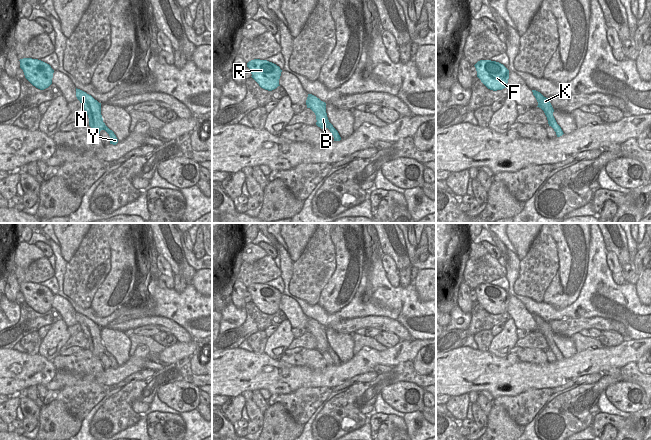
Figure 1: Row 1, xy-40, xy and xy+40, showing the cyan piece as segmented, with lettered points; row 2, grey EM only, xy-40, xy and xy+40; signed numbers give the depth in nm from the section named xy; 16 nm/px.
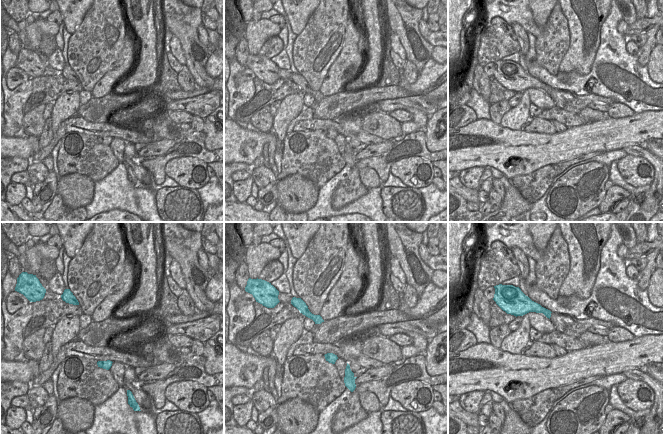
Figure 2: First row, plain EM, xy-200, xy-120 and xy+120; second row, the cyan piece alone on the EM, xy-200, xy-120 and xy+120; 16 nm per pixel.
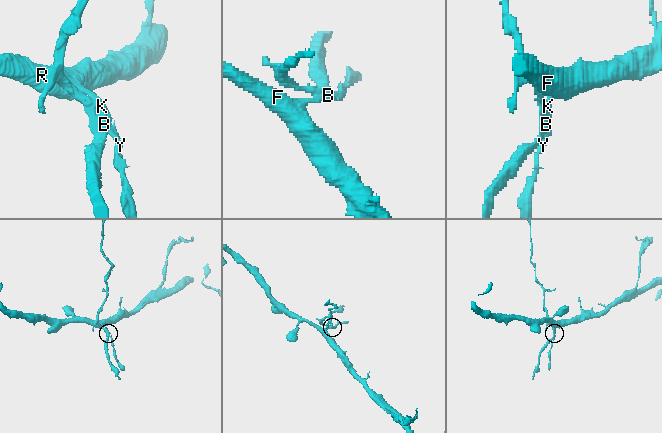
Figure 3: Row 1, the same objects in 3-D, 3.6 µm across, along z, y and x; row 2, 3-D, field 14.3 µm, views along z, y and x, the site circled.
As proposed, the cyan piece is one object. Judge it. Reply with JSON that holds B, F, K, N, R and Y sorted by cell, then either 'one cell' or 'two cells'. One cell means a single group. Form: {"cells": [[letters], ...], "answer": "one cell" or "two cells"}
{"cells": [["B", "F", "K", "R", "Y"], ["N"]], "answer": "two cells"}

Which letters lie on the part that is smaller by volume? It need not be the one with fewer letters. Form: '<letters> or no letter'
N

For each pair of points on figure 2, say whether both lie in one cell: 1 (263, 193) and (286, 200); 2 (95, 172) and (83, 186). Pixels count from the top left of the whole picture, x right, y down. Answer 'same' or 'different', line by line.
1: different
2: different

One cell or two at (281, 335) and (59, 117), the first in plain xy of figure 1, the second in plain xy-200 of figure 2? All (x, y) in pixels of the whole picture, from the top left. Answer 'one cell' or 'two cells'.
one cell

